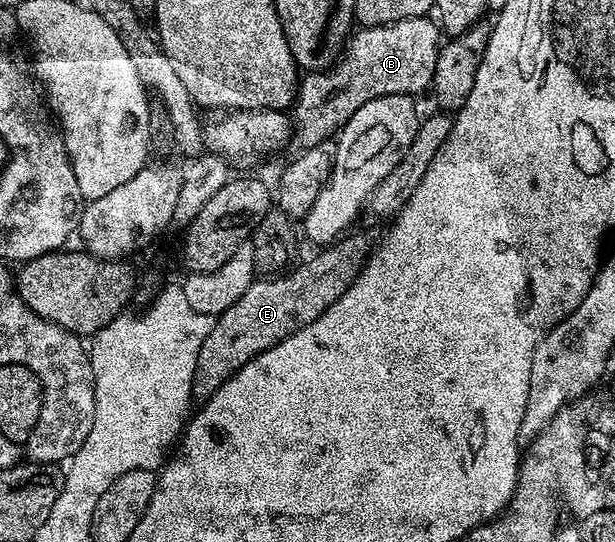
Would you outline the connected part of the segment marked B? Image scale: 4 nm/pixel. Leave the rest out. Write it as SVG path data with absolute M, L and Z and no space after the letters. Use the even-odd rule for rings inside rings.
M429 16L399 20L386 26L367 26L358 29L346 41L341 57L329 69L314 70L306 73L300 79L297 97L291 107L295 134L306 138L309 146L319 146L326 141L324 138L332 139L341 127L347 124L347 120L351 116L355 116L355 112L359 112L359 108L363 108L363 104L367 104L379 96L391 96L392 94L417 96L420 90L428 91L433 84L435 60L442 41L443 34L438 23Z

